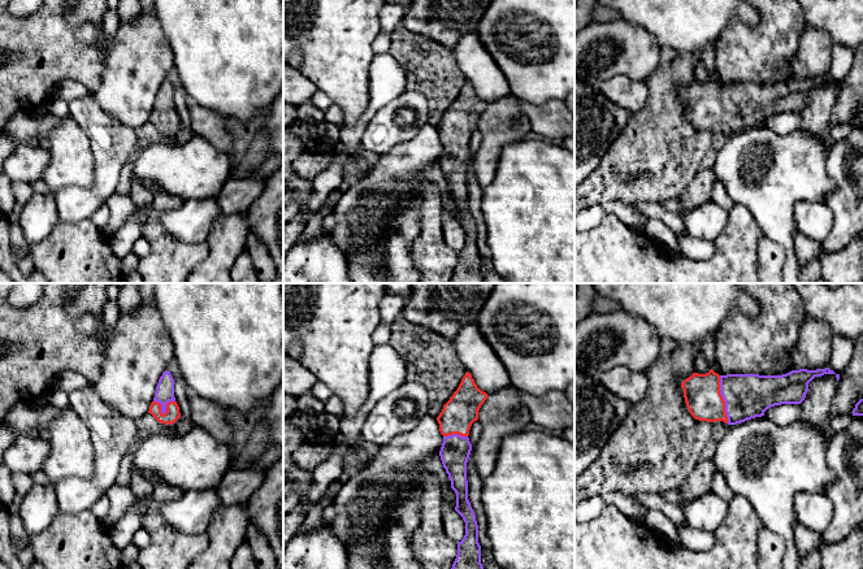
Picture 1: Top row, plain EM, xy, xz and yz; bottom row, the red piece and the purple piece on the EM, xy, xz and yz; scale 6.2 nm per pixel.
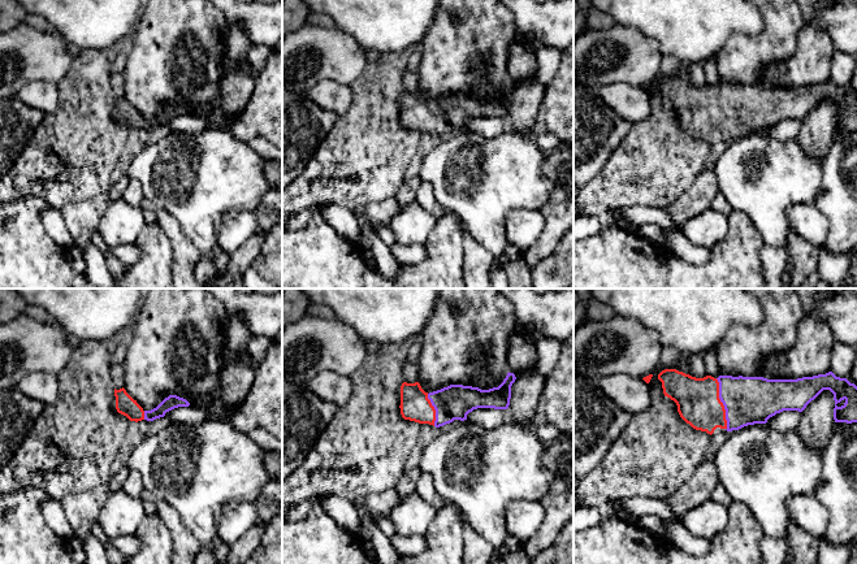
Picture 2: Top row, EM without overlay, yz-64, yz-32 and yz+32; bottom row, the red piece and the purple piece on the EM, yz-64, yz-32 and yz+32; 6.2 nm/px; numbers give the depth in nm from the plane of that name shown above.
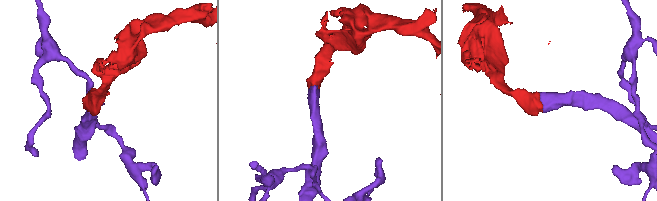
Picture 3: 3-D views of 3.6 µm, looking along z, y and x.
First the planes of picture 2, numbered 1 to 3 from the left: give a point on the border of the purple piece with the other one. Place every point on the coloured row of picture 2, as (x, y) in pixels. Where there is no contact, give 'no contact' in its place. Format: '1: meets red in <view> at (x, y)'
1: meets red in yz-64 at (143, 415)
2: meets red in yz-32 at (435, 410)
3: meets red in yz+32 at (722, 404)

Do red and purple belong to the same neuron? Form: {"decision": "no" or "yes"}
{"decision": "yes"}

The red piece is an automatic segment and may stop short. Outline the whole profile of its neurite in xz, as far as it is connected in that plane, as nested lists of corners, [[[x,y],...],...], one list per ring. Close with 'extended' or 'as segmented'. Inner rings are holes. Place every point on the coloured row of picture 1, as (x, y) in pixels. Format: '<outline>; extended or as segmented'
[[[467,372],[457,390],[437,417],[439,431],[443,435],[439,456],[451,481],[451,488],[456,494],[455,511],[465,522],[465,535],[457,543],[457,555],[451,569],[483,569],[478,525],[468,500],[467,462],[472,451],[469,430],[478,420],[478,411],[487,396]]]; extended

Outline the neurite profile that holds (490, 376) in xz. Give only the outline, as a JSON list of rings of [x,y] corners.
[[[476,322],[464,325],[452,344],[477,387],[487,395],[511,386],[506,366],[481,334]]]

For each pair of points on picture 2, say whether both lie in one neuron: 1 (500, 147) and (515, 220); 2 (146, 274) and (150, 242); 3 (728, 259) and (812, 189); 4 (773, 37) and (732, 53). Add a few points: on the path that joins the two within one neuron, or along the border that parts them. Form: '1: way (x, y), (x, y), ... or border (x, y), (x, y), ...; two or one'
1: border (539, 209), (511, 209), (506, 215), (506, 241); two
2: way (150, 267), (150, 250); one
3: border (738, 211), (747, 216), (764, 244); two
4: way (762, 47), (756, 53), (743, 53); one

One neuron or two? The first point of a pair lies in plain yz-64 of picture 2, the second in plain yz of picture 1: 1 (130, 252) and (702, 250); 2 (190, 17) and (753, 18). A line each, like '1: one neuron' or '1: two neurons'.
1: one neuron
2: two neurons

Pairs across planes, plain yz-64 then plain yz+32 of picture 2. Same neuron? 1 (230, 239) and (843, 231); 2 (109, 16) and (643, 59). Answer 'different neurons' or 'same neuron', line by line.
1: different neurons
2: different neurons

